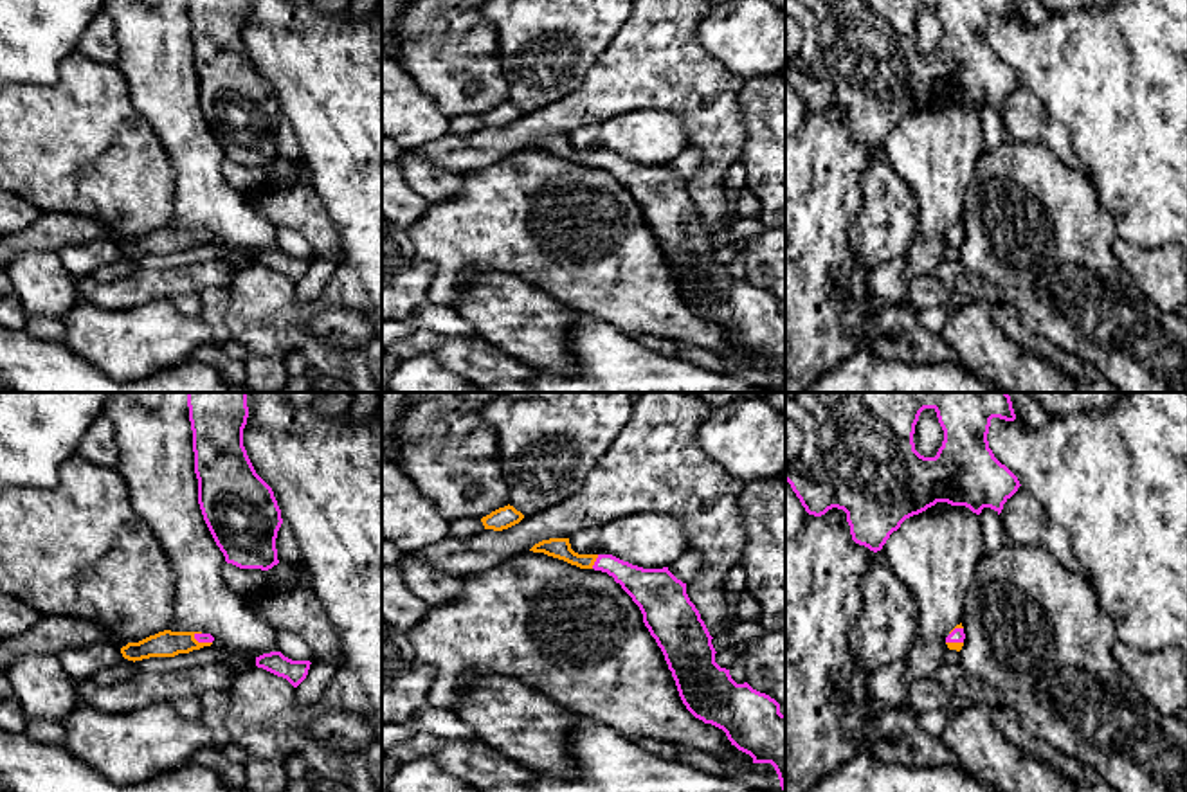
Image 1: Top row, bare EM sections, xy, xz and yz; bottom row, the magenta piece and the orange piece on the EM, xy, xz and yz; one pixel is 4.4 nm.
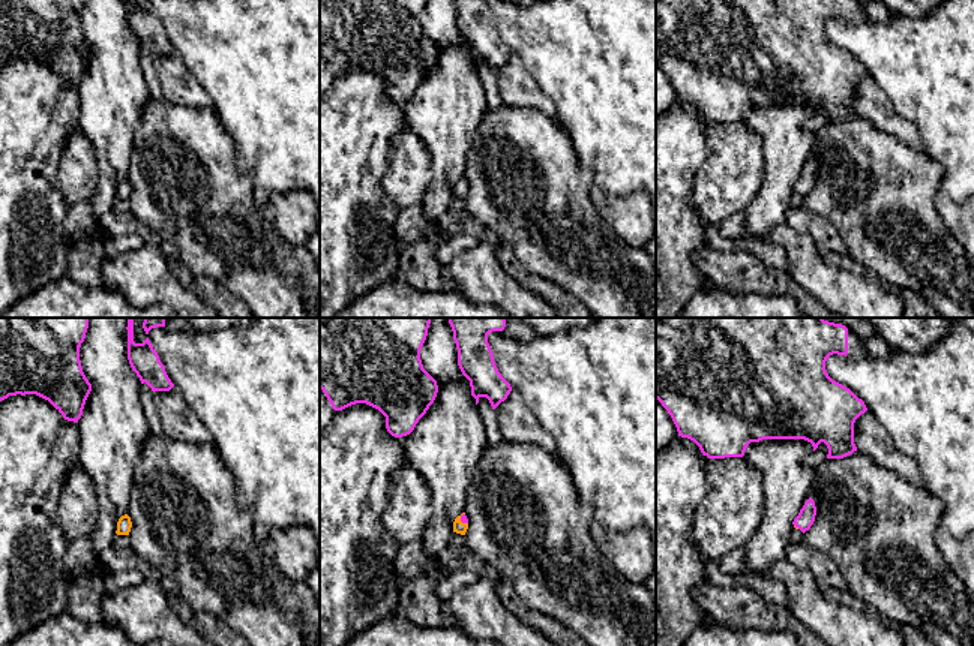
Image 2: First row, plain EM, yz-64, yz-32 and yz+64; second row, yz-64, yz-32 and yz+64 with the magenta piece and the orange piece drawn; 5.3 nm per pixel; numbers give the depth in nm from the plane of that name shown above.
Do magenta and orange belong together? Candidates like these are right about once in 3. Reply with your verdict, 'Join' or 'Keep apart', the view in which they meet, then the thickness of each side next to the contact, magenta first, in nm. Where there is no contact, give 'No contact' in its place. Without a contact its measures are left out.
Join. Touches magenta in xz. Thickness 160 nm (magenta) against 100 nm

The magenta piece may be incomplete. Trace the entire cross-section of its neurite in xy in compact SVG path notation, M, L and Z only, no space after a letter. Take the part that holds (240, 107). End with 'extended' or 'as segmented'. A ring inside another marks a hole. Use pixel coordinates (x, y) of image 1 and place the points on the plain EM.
M187 0L193 27L198 101L204 117L225 153L240 166L268 167L279 160L276 135L283 121L272 85L256 70L243 43L247 0Z | as segmented

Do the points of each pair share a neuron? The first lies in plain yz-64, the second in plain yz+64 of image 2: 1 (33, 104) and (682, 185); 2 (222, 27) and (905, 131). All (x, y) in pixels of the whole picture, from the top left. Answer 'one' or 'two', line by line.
1: one
2: two

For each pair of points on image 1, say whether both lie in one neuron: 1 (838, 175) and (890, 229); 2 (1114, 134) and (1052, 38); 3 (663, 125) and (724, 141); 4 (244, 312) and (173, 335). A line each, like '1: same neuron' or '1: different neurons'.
1: different neurons
2: same neuron
3: different neurons
4: different neurons

